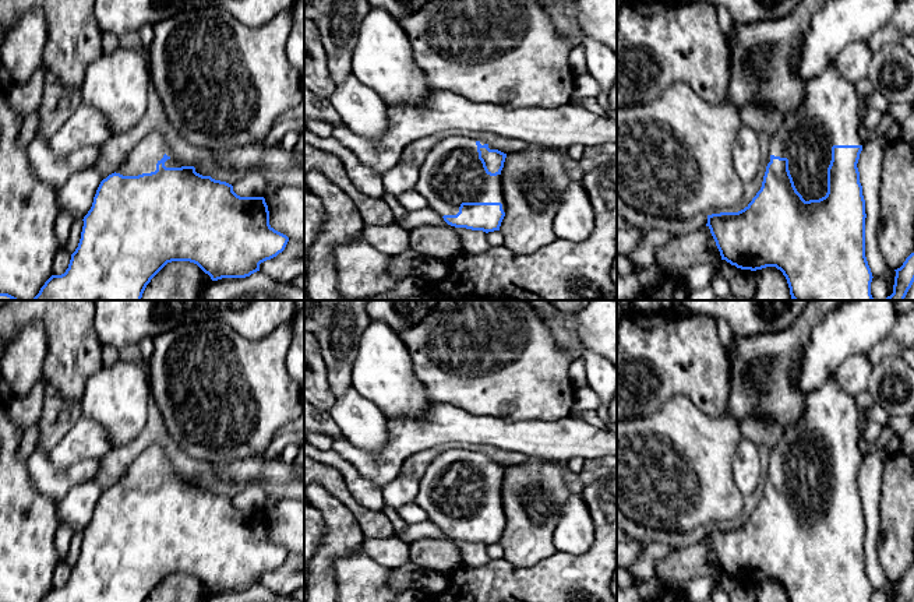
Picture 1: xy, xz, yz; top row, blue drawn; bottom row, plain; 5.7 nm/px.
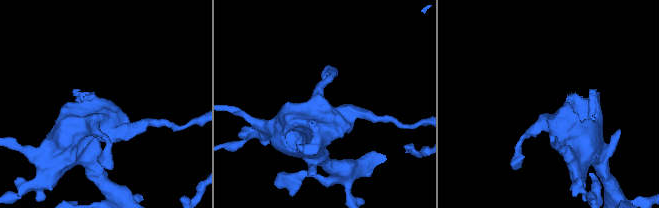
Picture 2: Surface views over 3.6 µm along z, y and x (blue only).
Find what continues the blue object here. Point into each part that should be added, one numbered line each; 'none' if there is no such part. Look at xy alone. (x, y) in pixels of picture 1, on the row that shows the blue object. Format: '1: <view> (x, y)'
1: xy (143, 159)

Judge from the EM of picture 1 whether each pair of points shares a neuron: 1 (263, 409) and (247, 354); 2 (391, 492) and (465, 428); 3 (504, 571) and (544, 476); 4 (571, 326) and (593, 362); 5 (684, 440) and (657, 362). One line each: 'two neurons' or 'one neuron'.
1: one neuron
2: two neurons
3: two neurons
4: one neuron
5: two neurons

